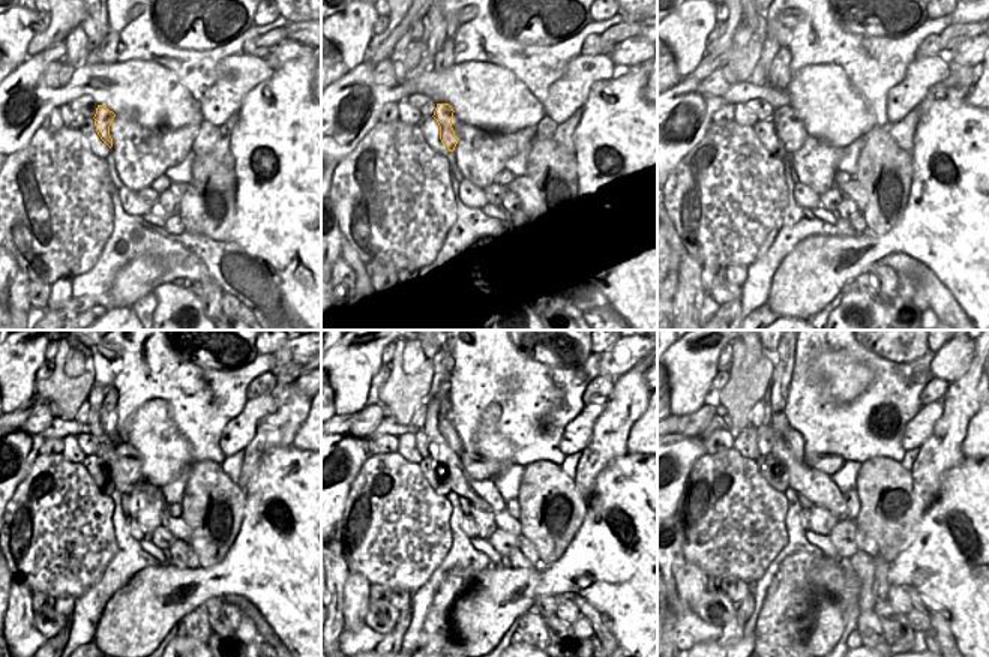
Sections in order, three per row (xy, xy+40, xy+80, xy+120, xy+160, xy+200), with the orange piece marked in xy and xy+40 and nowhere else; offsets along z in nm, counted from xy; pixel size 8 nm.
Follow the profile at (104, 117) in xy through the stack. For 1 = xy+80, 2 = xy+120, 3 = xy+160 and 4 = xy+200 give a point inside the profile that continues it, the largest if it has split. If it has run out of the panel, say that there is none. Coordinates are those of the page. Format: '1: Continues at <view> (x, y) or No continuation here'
1: Continues at xy+80 (779, 119)
2: Continues at xy+120 (134, 461)
3: Continues at xy+160 (477, 467)
4: Continues at xy+200 (829, 464).

